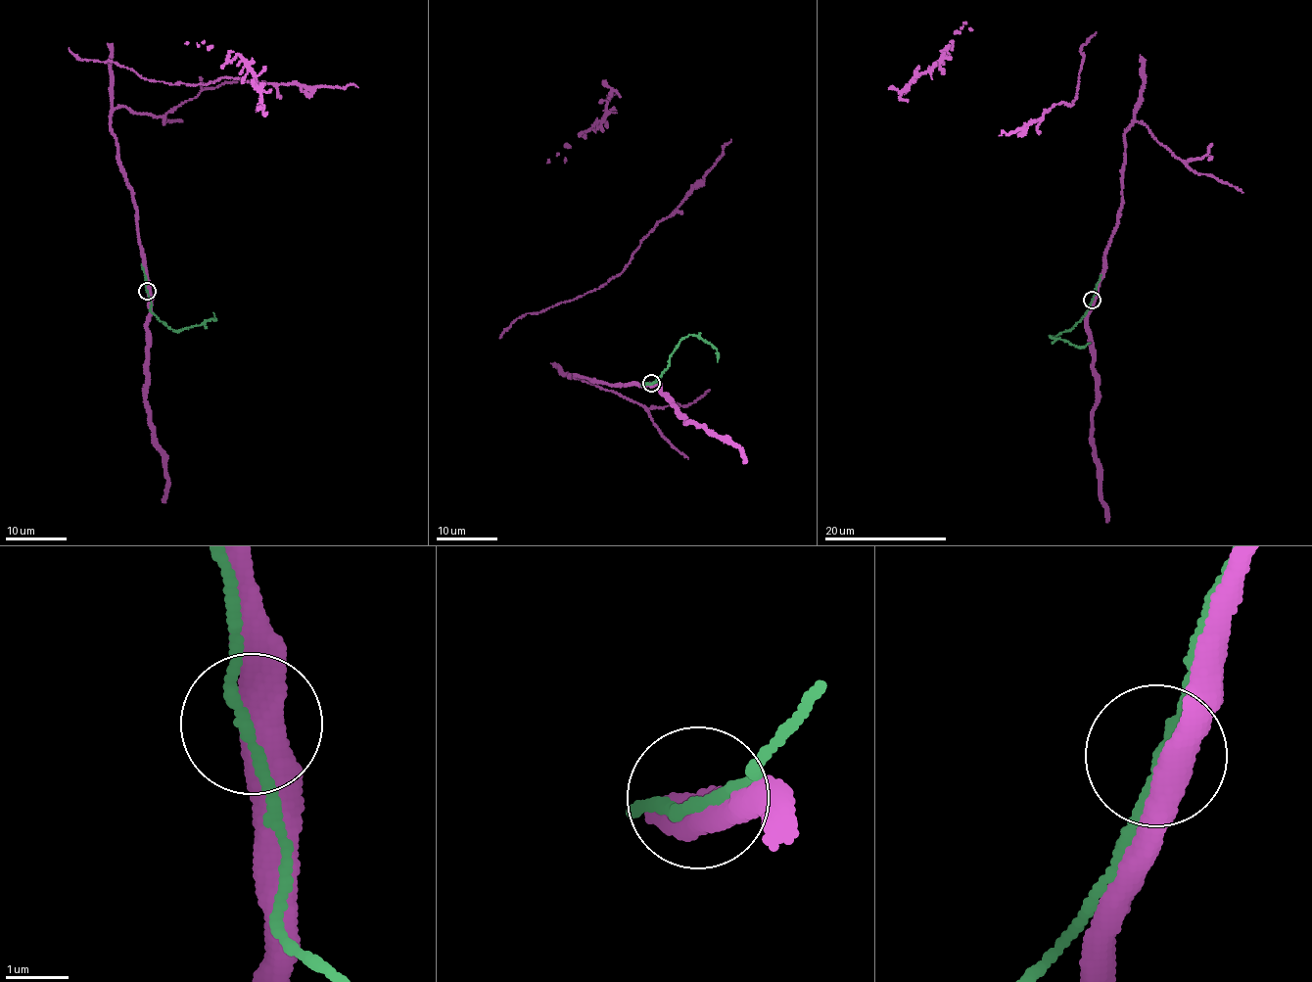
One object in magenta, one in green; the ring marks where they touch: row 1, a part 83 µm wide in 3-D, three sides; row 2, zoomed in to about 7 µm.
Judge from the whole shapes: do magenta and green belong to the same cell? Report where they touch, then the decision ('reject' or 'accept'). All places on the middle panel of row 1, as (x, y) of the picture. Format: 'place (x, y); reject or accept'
place (651, 383); accept

